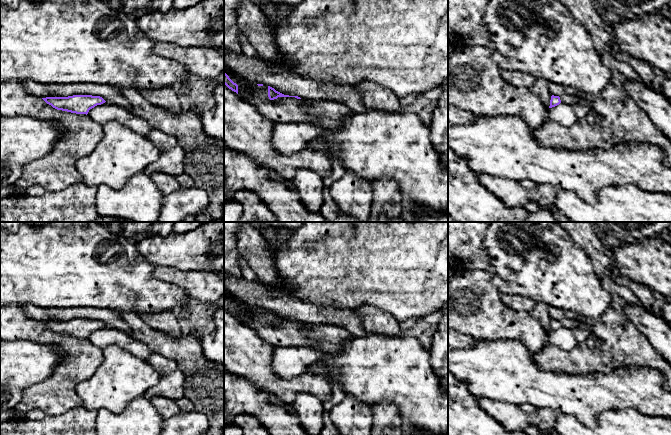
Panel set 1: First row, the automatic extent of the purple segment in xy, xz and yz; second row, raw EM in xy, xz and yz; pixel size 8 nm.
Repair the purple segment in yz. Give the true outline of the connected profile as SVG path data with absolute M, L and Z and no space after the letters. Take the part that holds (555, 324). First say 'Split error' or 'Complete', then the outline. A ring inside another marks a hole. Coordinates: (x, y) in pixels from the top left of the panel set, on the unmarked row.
Split error. M563 318L561 321L552 319L549 332L555 331L560 327L572 329L579 327L580 325L581 325L581 321L579 318L578 319Z

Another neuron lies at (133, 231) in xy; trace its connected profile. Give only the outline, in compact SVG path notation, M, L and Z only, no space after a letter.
M99 222L110 232L134 241L159 233L166 237L173 232L175 222Z

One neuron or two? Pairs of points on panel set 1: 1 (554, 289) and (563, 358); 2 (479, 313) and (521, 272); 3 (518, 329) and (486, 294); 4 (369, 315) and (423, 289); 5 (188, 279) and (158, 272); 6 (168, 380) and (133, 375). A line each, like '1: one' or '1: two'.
1: two
2: two
3: one
4: two
5: one
6: two

